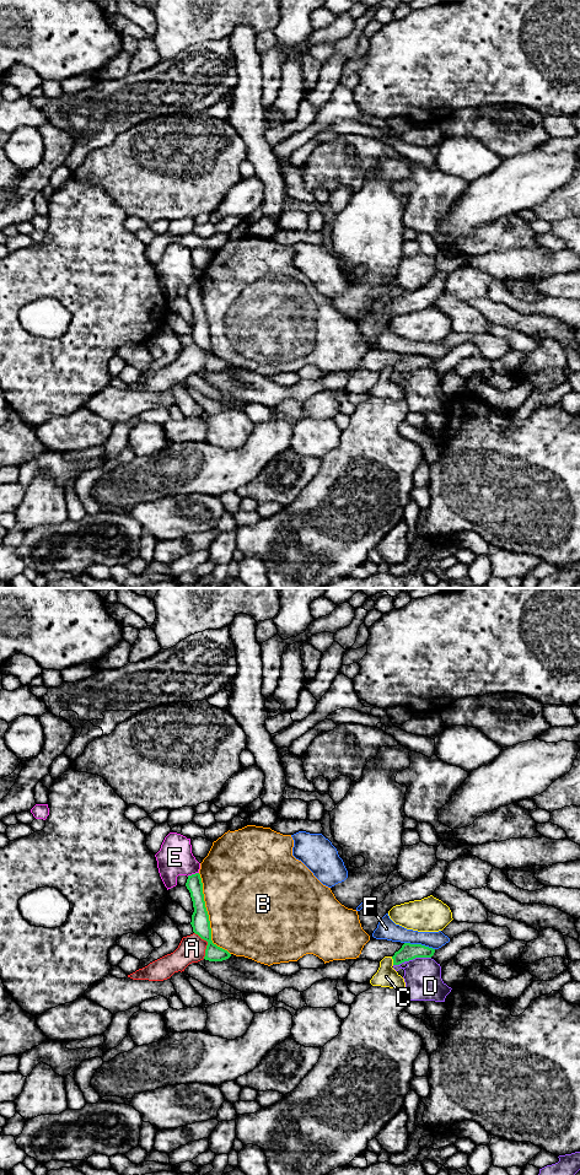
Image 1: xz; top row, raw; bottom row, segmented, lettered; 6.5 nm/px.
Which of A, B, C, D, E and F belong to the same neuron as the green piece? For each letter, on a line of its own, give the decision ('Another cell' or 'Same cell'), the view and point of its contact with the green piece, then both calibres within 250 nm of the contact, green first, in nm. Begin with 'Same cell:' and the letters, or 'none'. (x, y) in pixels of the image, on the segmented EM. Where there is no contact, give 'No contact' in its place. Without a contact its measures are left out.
Same cell: none
A: Another cell. Touches green at xz (208, 944). Thickness 120 nm (green) against 180 nm
B: Another cell. Touches green at xz (208, 916). Thickness 120 nm (green) against 500 nm
C: Another cell. Touches green at xz (393, 960). Thickness 110 nm (green) against 140 nm
D: Another cell. Touches green at xz (412, 959). Thickness 110 nm (green) against 240 nm
E: Another cell. Touches green at xz (192, 874). Thickness 100 nm (green) against 220 nm
F: Another cell. Touches green at xz (419, 944). Thickness 110 nm (green) against 130 nm

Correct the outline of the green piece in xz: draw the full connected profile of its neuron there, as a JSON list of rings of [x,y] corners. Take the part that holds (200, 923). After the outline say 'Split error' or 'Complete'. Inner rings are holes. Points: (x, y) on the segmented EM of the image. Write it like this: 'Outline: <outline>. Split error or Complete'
Outline: [[[195,873],[188,875],[186,886],[190,893],[194,907],[190,922],[193,932],[198,934],[202,939],[208,942],[204,959],[209,961],[222,961],[229,959],[231,954],[227,950],[214,944],[211,940],[211,928],[209,915],[205,907],[200,874]]]. Complete

